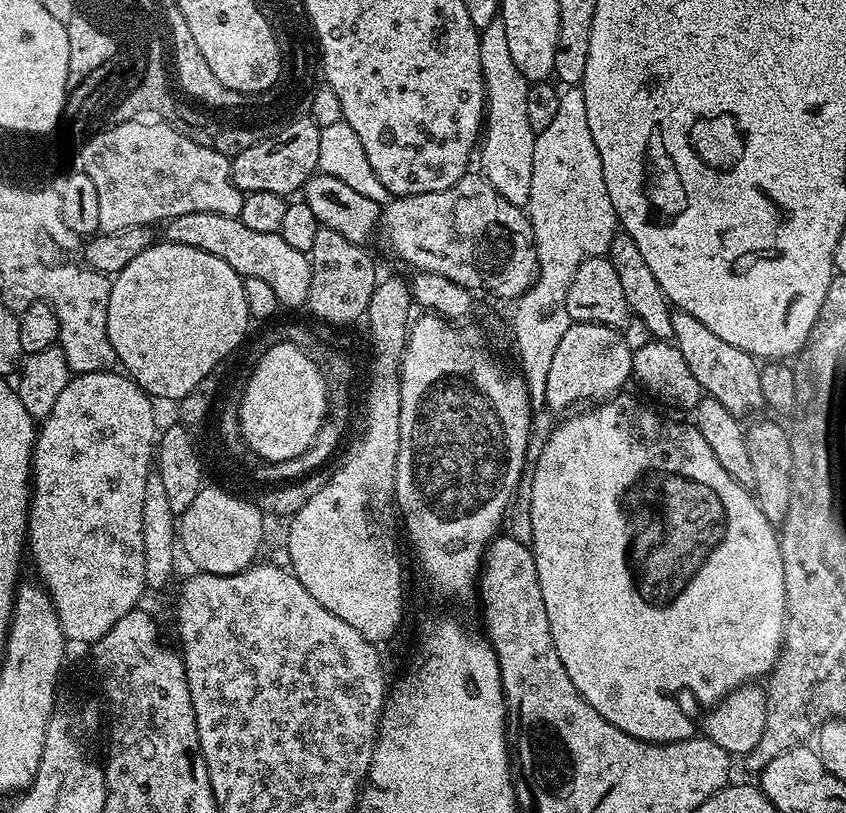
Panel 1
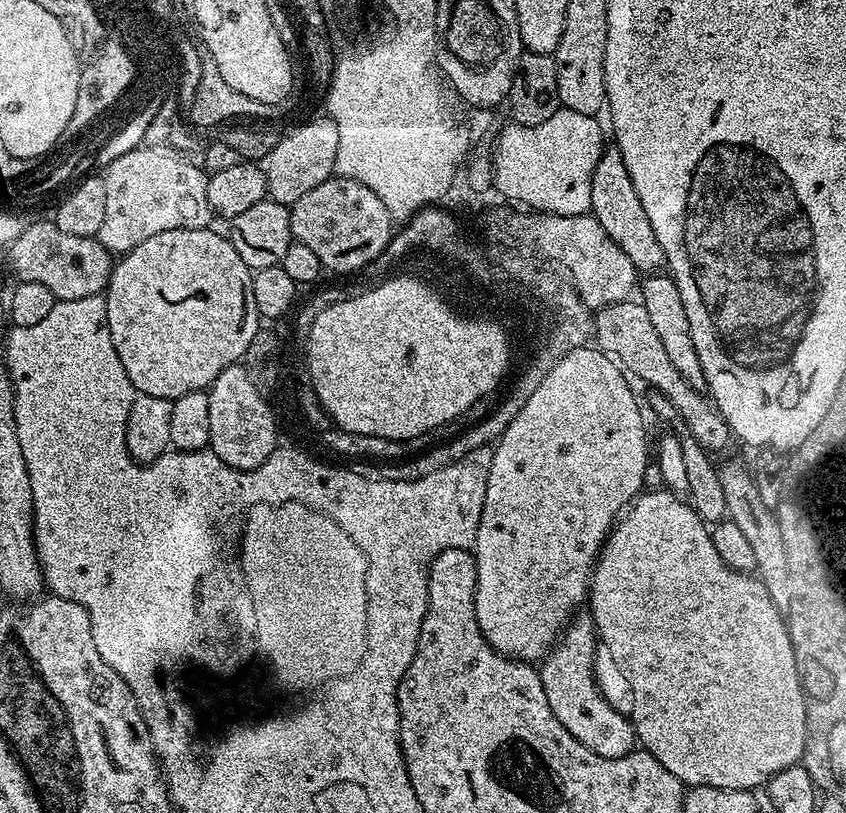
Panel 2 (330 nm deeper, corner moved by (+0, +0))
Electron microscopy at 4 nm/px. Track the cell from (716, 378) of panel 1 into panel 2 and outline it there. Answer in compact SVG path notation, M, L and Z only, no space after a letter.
M612 146L600 156L598 166L592 179L592 210L597 222L606 230L636 267L637 273L656 274L665 267L664 251L658 246L658 238L654 236L654 226L650 226L650 218L646 218L646 210L642 210L642 202L638 199L638 190L634 190L634 182L630 182L630 170L626 170L626 162L622 162L620 149Z

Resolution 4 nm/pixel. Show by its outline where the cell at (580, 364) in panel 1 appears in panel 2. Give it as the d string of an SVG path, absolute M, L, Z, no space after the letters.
M595 346L578 347L565 354L553 369L546 374L538 390L522 406L521 412L510 422L509 428L501 434L498 443L495 445L492 461L490 462L490 478L486 486L482 518L480 519L474 545L476 558L476 617L488 645L495 652L501 652L506 657L525 662L543 661L552 645L556 643L562 629L569 620L575 617L578 609L583 605L580 603L583 600L585 603L589 599L590 577L596 566L596 559L599 558L600 551L604 548L608 535L612 533L618 517L631 505L632 501L640 495L645 487L644 475L648 472L648 460L650 464L648 436L644 433L644 416L640 413L640 406L642 410L641 401L640 404L636 401L636 396L632 393L632 388L628 385L627 379L629 380L629 377L625 375L621 365L613 357L601 352Z

